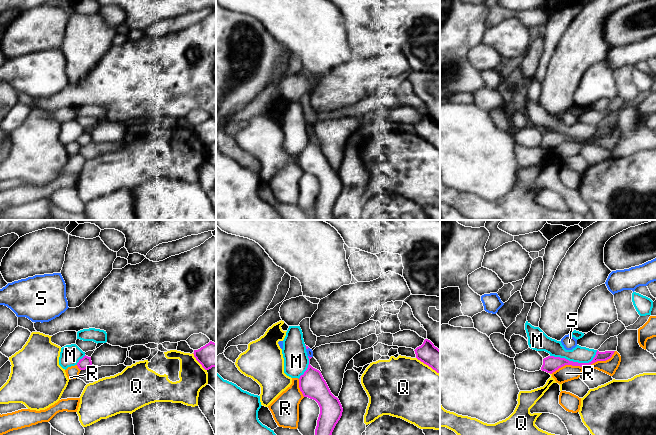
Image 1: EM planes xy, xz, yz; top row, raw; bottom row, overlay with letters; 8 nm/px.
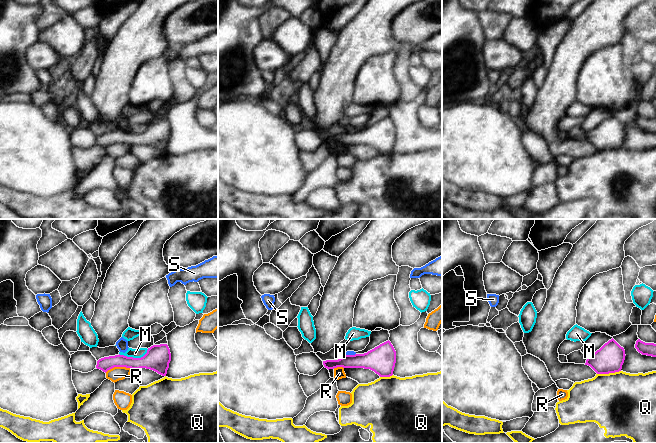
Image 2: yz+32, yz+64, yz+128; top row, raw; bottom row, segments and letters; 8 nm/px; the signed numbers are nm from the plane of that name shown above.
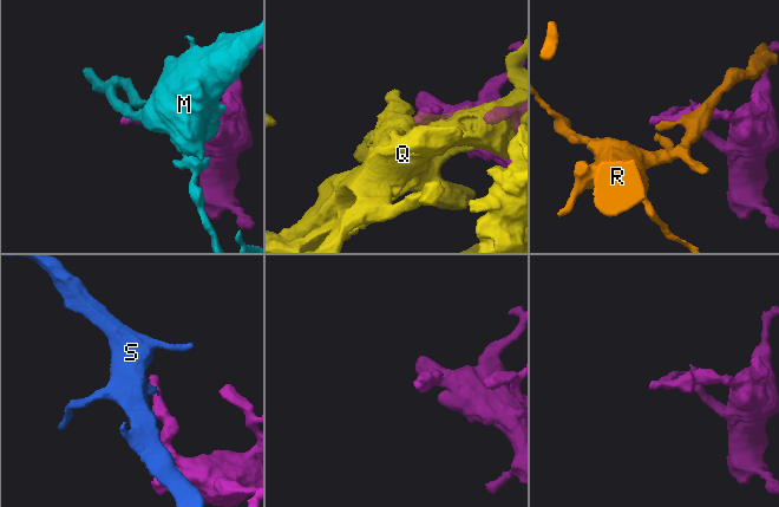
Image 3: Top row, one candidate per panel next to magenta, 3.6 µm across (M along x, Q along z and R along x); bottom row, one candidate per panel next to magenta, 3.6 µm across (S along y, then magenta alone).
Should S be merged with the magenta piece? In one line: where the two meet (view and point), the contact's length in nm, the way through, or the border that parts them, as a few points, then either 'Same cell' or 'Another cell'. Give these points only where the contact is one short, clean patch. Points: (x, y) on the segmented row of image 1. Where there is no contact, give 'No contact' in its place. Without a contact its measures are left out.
Touches magenta at xz (310, 357). Shared border 40 nm. Boundary: xz (308, 355), (311, 357). Another cell

